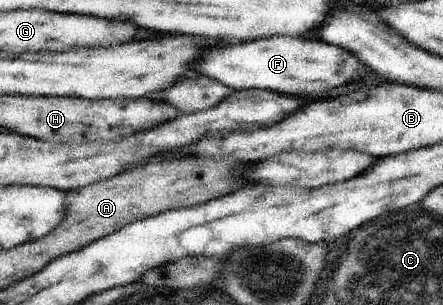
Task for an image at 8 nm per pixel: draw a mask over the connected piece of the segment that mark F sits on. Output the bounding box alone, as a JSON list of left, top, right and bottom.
[196,36,370,98]

